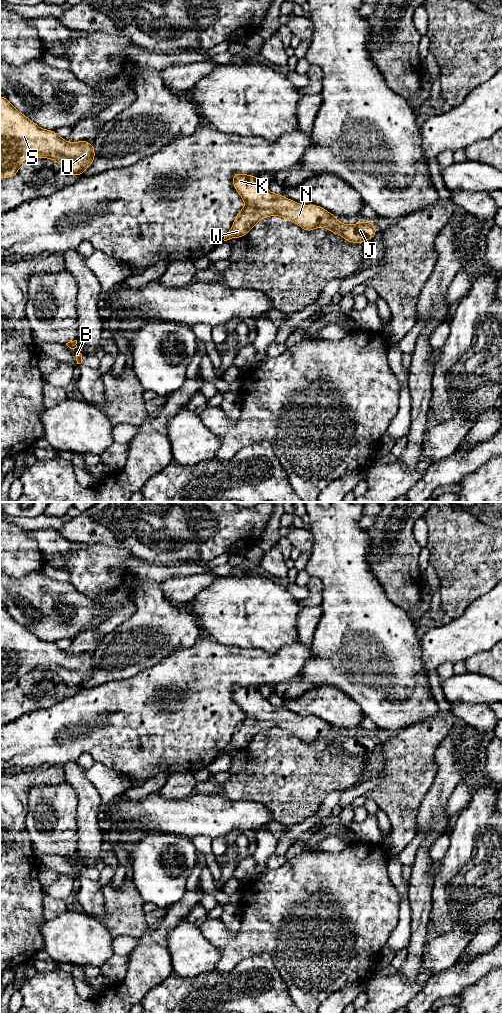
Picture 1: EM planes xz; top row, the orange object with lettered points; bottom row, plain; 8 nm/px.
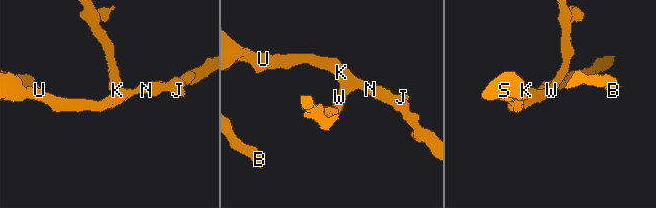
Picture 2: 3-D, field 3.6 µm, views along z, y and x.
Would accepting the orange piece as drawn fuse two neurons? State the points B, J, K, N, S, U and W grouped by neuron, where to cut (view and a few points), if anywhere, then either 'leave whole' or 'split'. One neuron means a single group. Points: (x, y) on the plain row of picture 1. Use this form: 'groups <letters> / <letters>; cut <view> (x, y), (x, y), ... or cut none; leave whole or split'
groups B J K N S U W; cut none; leave whole

